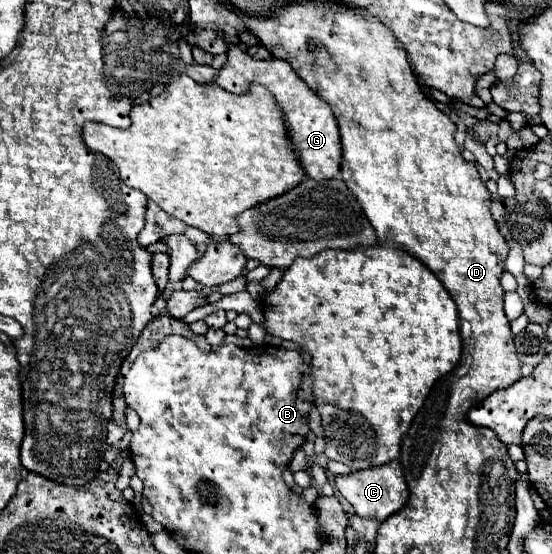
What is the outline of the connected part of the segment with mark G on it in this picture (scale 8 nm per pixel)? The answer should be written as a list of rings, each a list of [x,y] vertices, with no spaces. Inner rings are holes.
[[[232,46],[228,50],[228,62],[222,70],[218,70],[216,84],[232,94],[246,94],[250,84],[262,84],[268,88],[274,98],[278,100],[282,112],[286,114],[286,122],[290,126],[290,138],[296,148],[296,154],[300,158],[302,168],[306,168],[306,174],[312,180],[330,180],[340,176],[340,162],[342,162],[342,144],[340,144],[340,130],[338,122],[330,110],[330,106],[308,88],[304,80],[296,72],[292,72],[292,66],[288,66],[284,60],[254,60],[238,46]]]

